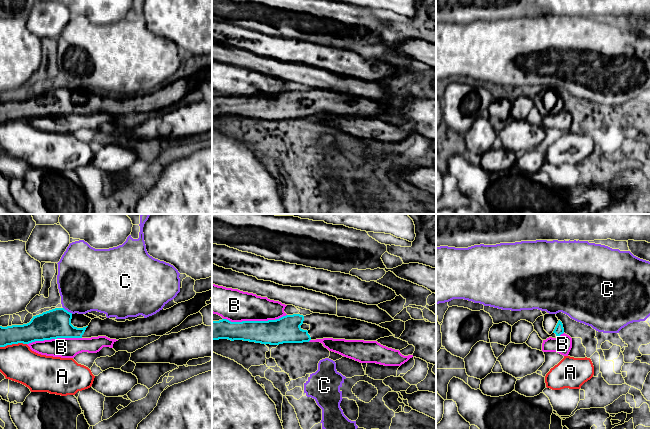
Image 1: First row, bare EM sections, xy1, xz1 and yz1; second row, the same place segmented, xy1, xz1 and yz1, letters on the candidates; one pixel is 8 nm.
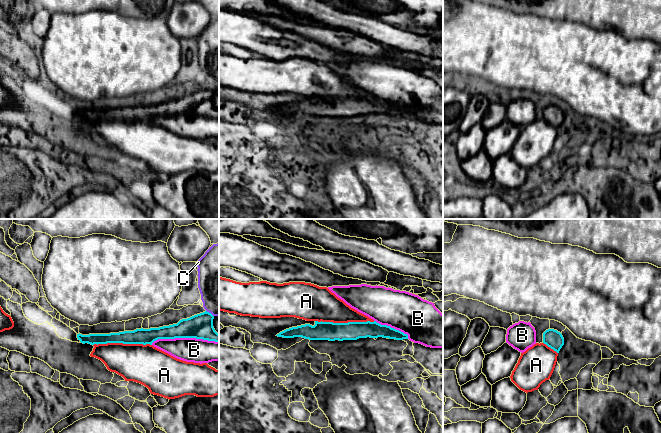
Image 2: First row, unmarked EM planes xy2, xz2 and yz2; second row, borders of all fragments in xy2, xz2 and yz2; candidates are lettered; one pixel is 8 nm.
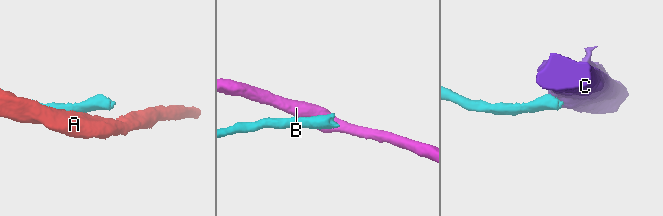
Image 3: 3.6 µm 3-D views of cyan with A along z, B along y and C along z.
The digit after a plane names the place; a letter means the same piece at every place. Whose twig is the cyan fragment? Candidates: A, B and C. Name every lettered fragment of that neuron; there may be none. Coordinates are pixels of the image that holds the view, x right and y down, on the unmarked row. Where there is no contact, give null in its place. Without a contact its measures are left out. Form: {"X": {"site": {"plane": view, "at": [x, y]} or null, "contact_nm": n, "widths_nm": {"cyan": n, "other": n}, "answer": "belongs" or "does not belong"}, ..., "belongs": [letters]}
{"A": {"site": {"plane": "xz2", "at": [345, 99]}, "contact_nm": 480, "widths_nm": {"cyan": 150, "other": 260}, "answer": "does not belong"}, "B": {"site": {"plane": "xy2", "at": [184, 113]}, "contact_nm": 550, "widths_nm": {"cyan": 200, "other": 190}, "answer": "does not belong"}, "C": {"site": {"plane": "xy1", "at": [67, 87]}, "contact_nm": 90, "widths_nm": {"cyan": 240, "other": 420}, "answer": "does not belong"}, "belongs": []}

